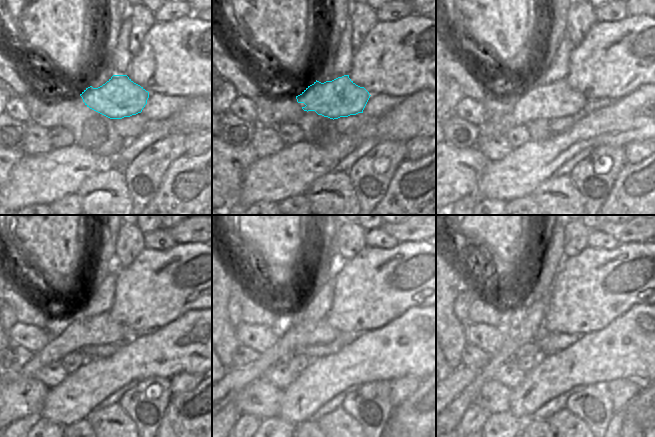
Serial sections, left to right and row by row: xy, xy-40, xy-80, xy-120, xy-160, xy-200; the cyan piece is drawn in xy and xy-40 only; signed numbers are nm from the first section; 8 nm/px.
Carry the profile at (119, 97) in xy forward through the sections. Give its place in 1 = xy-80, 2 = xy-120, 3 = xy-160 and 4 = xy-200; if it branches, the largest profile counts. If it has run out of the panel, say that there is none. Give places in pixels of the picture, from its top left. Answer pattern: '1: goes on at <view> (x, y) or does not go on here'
1: goes on at xy-80 (558, 99)
2: goes on at xy-120 (102, 329)
3: goes on at xy-160 (324, 334)
4: goes on at xy-200 (543, 333)

